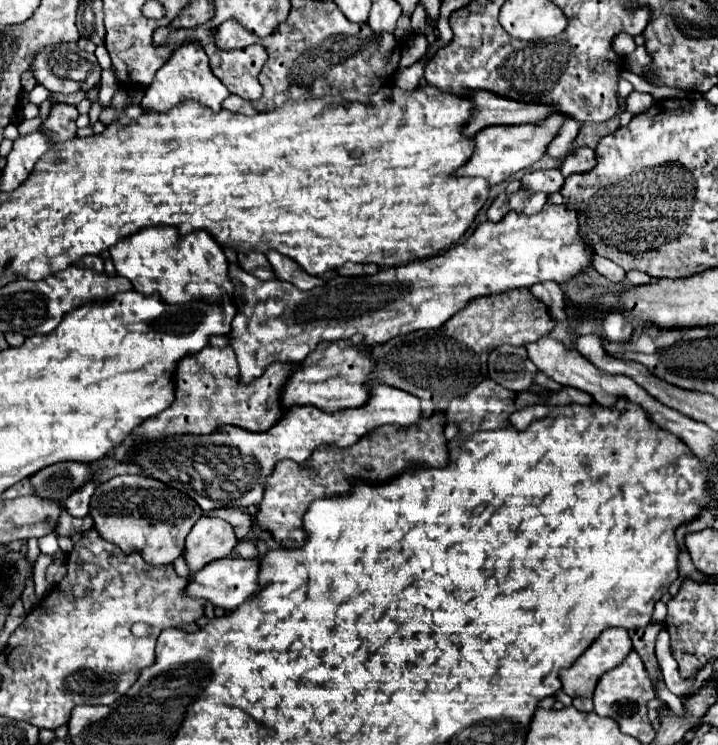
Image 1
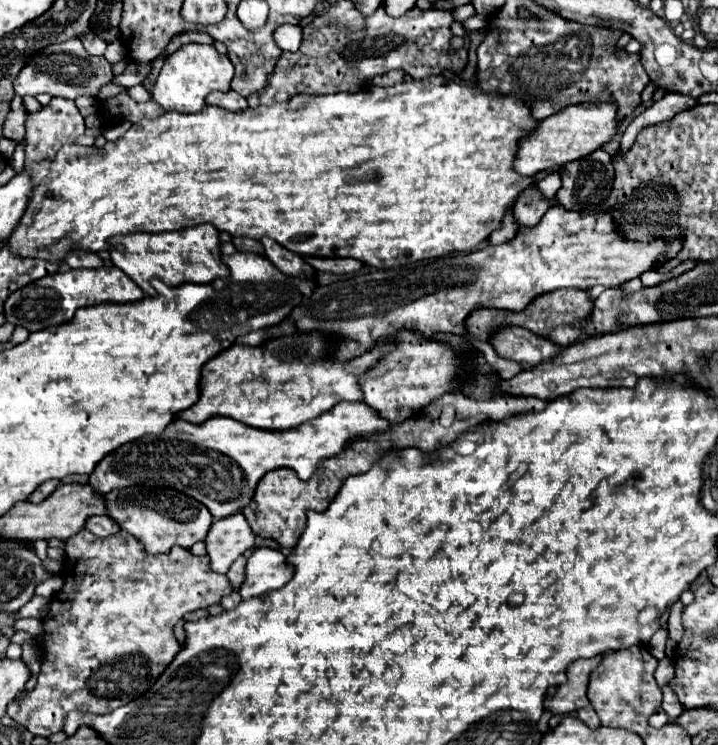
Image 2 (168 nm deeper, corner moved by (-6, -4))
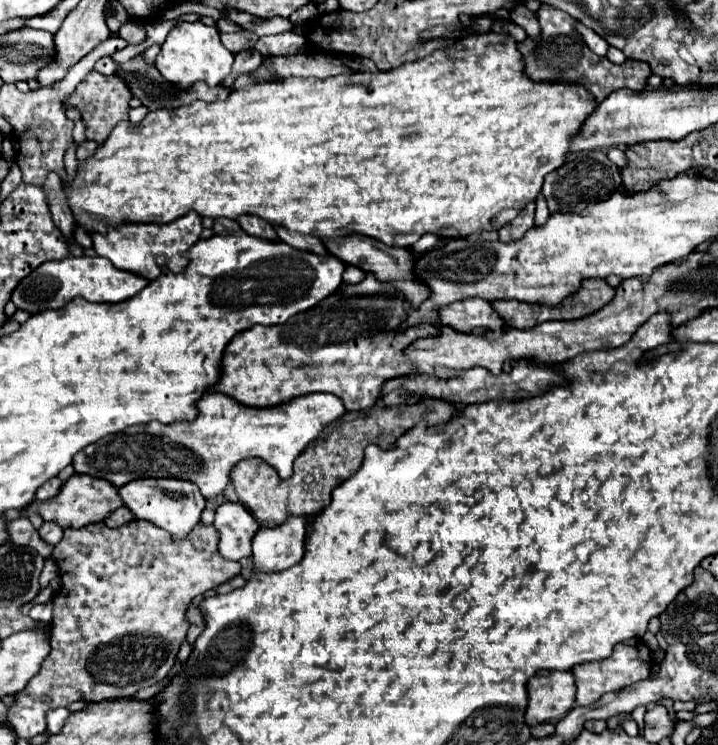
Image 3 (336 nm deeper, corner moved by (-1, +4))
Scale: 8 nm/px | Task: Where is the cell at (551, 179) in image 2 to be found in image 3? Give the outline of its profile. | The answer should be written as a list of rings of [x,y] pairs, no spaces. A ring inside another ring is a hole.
[[[539,193],[535,205],[537,205],[537,211],[535,211],[535,225],[545,225],[545,223],[547,223],[547,217],[549,217],[549,211],[547,211],[547,203],[545,203],[543,193]]]

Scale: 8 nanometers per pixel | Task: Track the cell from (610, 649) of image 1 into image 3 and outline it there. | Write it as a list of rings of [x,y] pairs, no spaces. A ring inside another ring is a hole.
[[[551,671],[547,677],[543,675],[531,677],[531,681],[527,681],[527,697],[529,703],[527,703],[525,725],[533,727],[539,723],[557,723],[575,705],[575,681],[571,671]]]

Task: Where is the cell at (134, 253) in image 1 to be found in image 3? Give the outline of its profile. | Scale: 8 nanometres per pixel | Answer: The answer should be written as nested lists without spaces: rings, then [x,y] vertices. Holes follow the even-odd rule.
[[[187,213],[183,217],[179,217],[179,221],[171,221],[167,225],[119,225],[119,229],[109,229],[105,235],[101,233],[91,233],[93,239],[93,247],[97,251],[97,255],[109,259],[115,267],[123,269],[123,271],[131,271],[137,275],[147,277],[149,281],[153,281],[155,277],[161,275],[161,267],[157,265],[157,257],[167,257],[167,267],[173,273],[179,273],[179,269],[183,269],[183,265],[187,265],[187,251],[191,245],[195,245],[199,241],[199,235],[203,231],[201,225],[201,217],[199,213]]]

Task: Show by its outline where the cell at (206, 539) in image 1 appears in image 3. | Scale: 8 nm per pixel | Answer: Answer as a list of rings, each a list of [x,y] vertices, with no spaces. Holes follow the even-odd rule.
[[[223,503],[215,511],[215,527],[219,531],[219,553],[225,559],[251,557],[251,539],[259,531],[259,523],[243,503]]]

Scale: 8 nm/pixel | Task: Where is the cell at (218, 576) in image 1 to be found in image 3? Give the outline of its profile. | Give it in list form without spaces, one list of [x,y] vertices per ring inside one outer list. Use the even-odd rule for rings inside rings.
[[[291,517],[283,525],[263,527],[253,537],[255,571],[271,573],[297,565],[305,553],[307,517]]]

